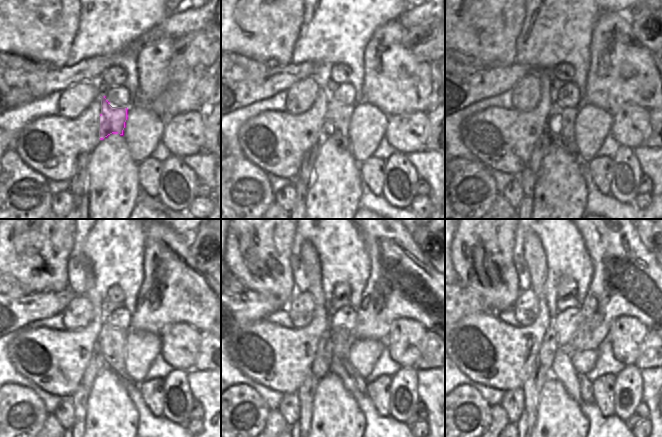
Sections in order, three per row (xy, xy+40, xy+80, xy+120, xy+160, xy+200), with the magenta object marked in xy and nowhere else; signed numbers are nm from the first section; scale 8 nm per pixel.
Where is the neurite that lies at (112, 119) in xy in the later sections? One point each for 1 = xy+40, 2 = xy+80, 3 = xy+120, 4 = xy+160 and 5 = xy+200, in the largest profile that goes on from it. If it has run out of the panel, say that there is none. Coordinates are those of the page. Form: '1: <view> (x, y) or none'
1: xy+40 (336, 124)
2: xy+80 (561, 121)
3: xy+120 (112, 341)
4: xy+160 (342, 341)
5: xy+200 (585, 385)

